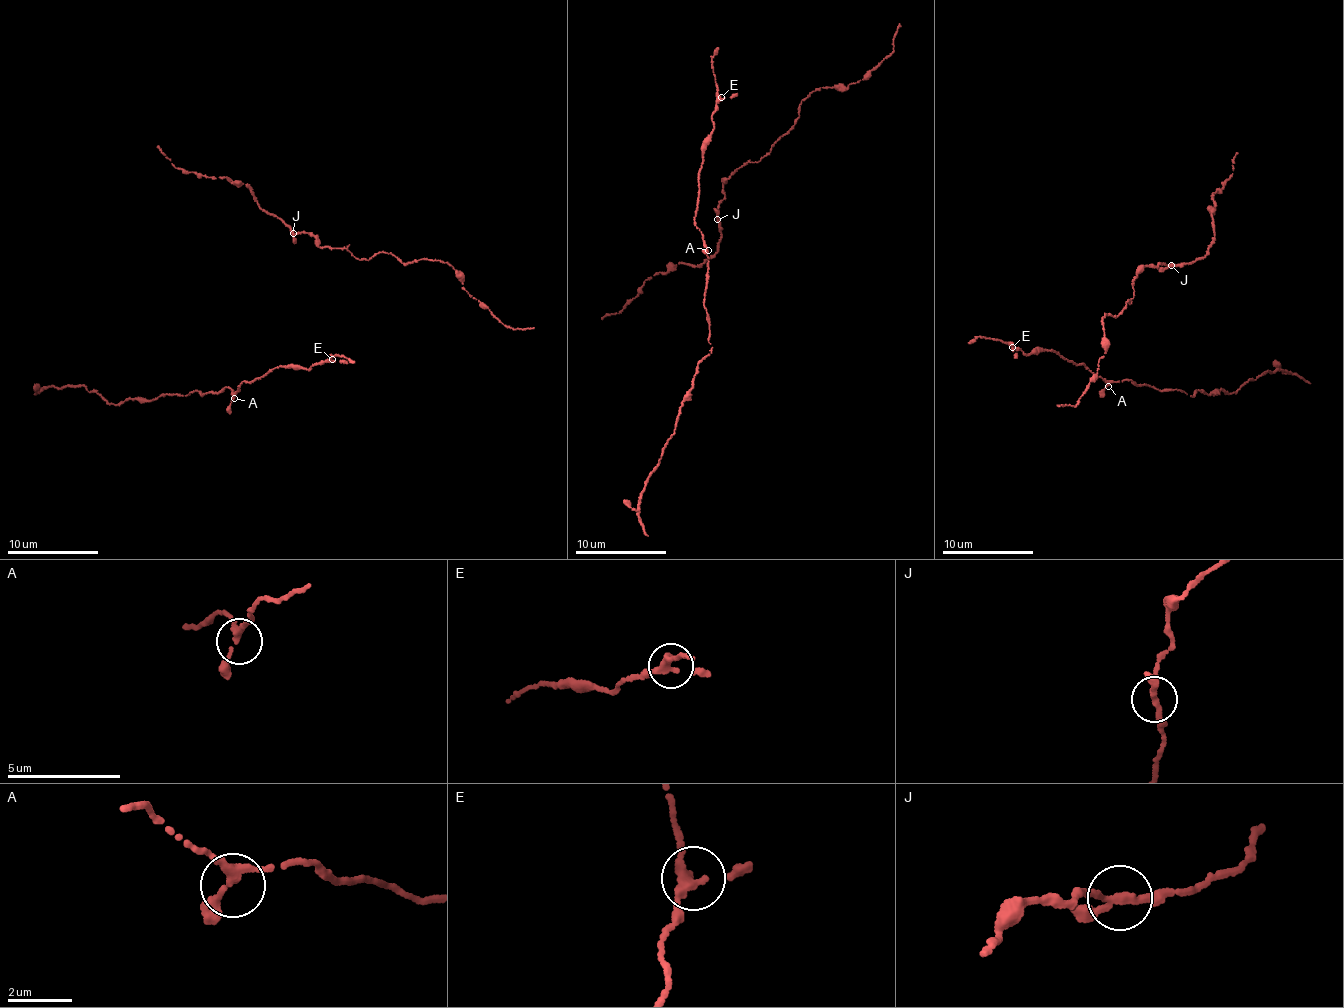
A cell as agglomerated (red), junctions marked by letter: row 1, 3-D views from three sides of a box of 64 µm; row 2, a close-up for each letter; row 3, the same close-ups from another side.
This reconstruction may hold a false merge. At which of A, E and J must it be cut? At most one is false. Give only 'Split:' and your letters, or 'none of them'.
Split: none of them

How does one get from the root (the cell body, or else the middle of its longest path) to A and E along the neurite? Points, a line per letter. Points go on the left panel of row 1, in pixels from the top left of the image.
A: (307, 368), (278, 367), (239, 385), (234, 398)
E: (307, 368), (332, 359)

